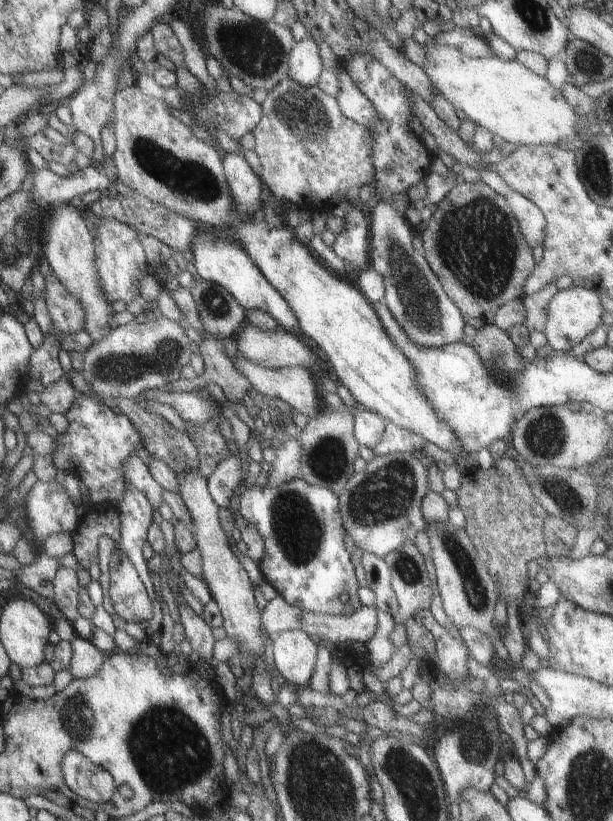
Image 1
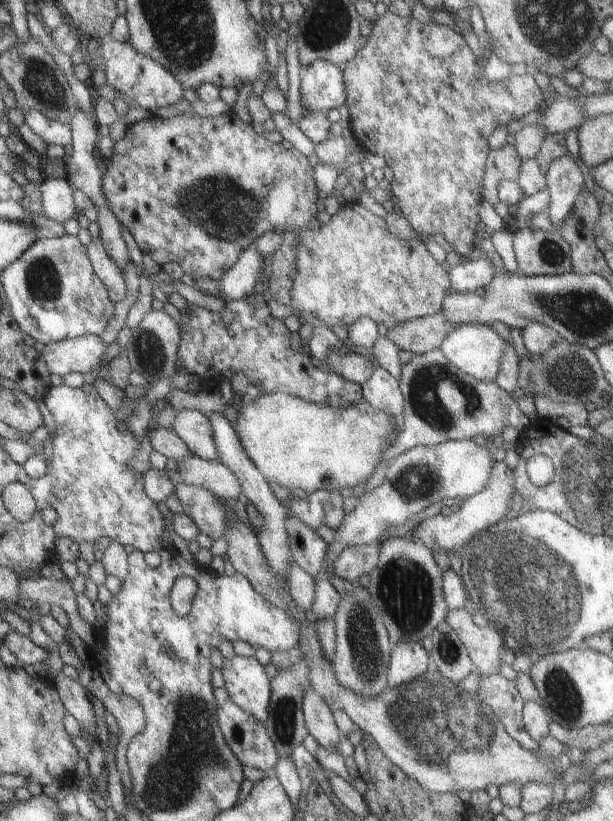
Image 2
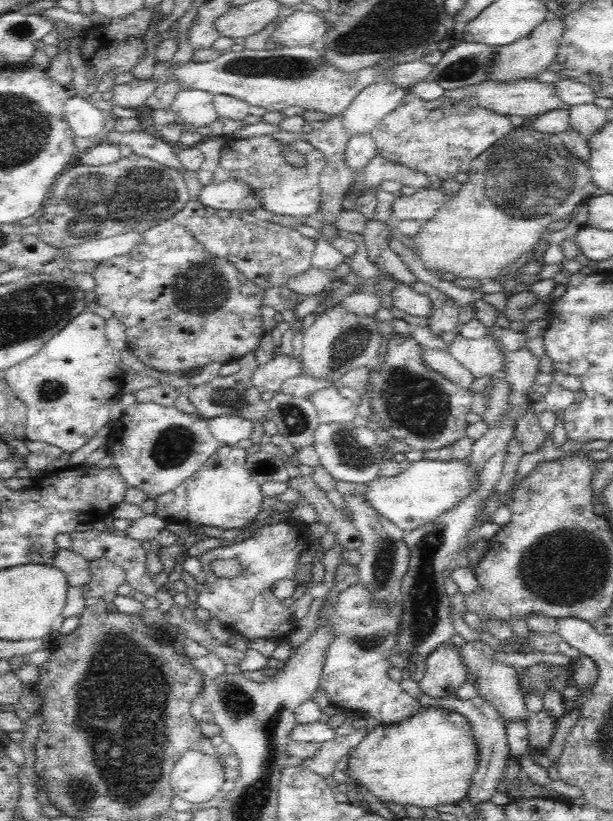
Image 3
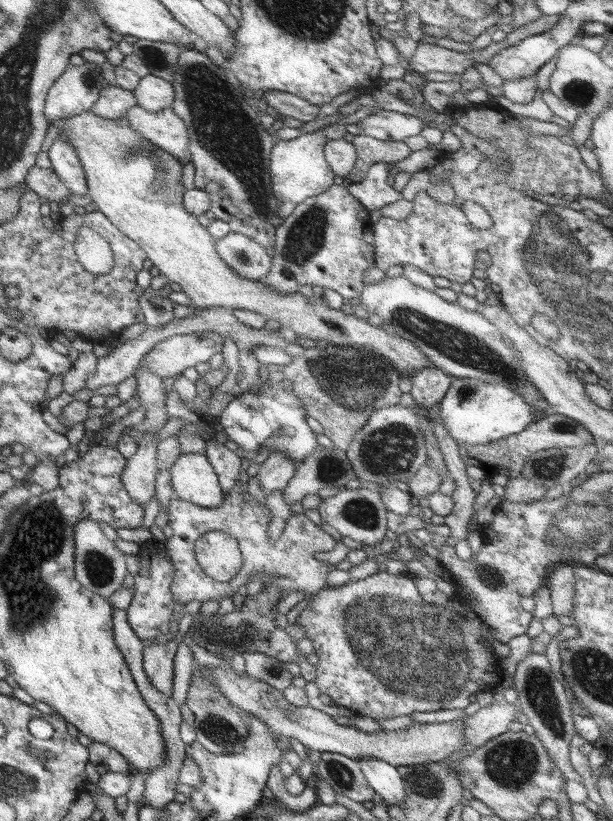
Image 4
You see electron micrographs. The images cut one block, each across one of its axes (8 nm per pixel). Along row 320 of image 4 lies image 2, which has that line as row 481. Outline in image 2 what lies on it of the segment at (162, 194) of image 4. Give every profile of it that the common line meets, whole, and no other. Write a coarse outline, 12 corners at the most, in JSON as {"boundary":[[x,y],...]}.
{"boundary":[[243,400],[239,442],[303,492],[373,484],[401,416]]}

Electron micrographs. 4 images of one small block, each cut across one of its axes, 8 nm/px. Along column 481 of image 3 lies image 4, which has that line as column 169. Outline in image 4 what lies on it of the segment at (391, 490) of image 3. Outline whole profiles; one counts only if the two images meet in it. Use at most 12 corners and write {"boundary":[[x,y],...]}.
{"boundary":[[205,454],[167,472],[179,502],[217,508],[225,498]]}

